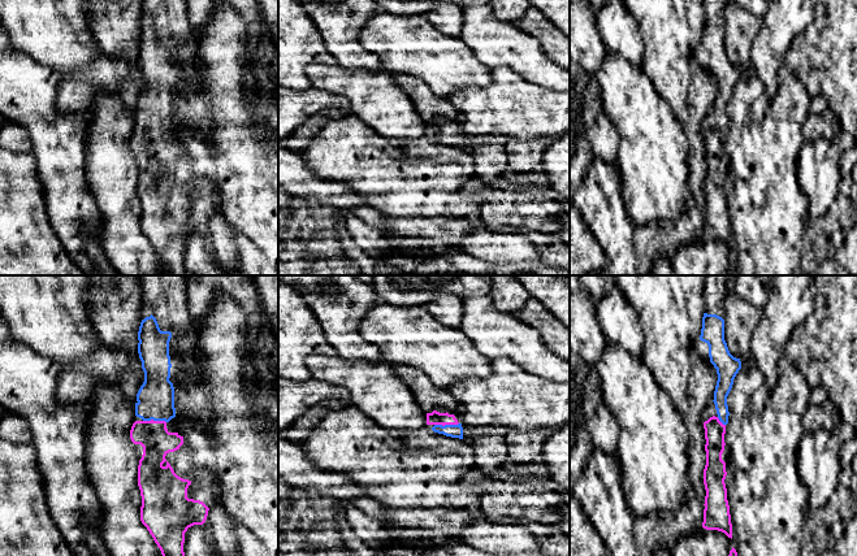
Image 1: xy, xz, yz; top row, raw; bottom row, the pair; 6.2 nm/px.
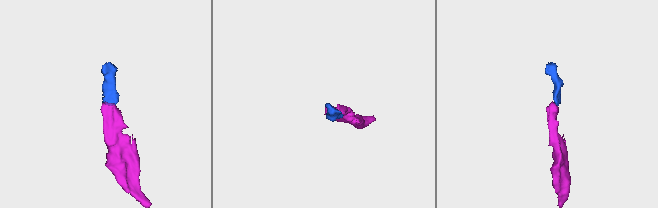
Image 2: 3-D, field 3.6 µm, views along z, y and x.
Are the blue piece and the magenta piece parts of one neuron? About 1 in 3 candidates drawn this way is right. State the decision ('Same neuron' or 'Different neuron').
Same neuron

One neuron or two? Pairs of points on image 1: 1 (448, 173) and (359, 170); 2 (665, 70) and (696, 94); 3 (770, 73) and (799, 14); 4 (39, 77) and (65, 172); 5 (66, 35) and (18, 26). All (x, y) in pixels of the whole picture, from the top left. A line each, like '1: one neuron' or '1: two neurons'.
1: one neuron
2: two neurons
3: one neuron
4: one neuron
5: one neuron

